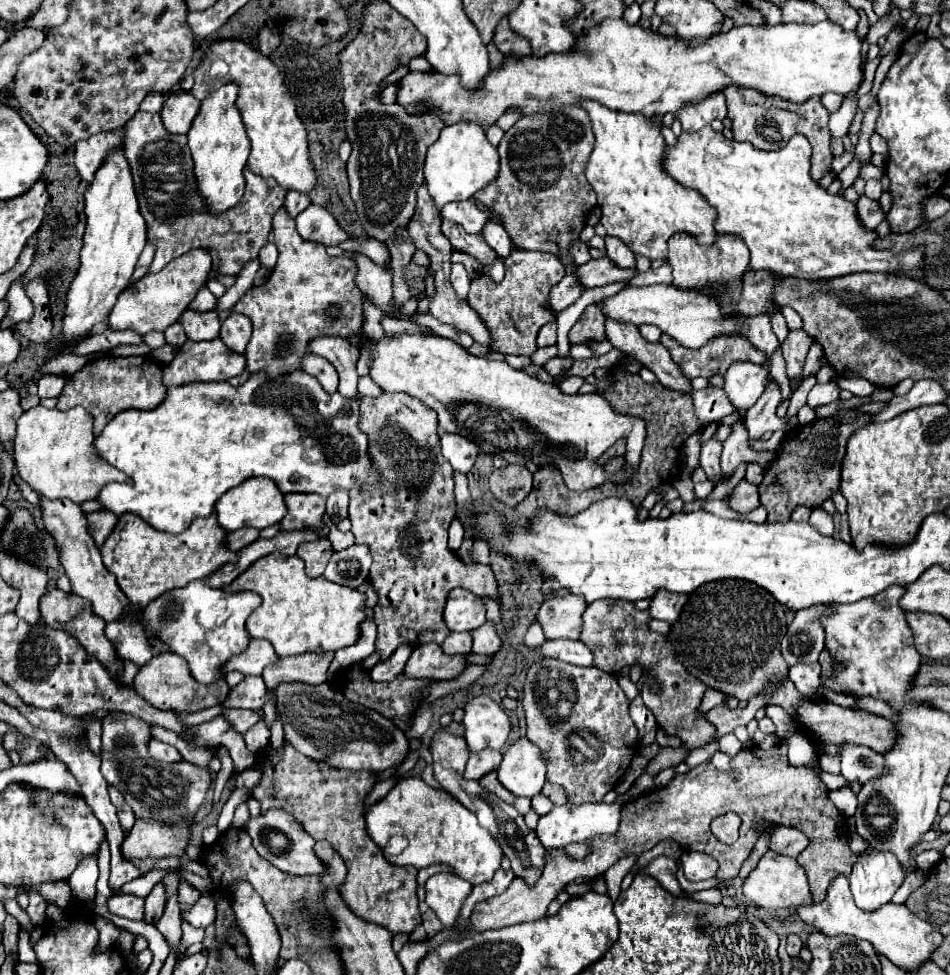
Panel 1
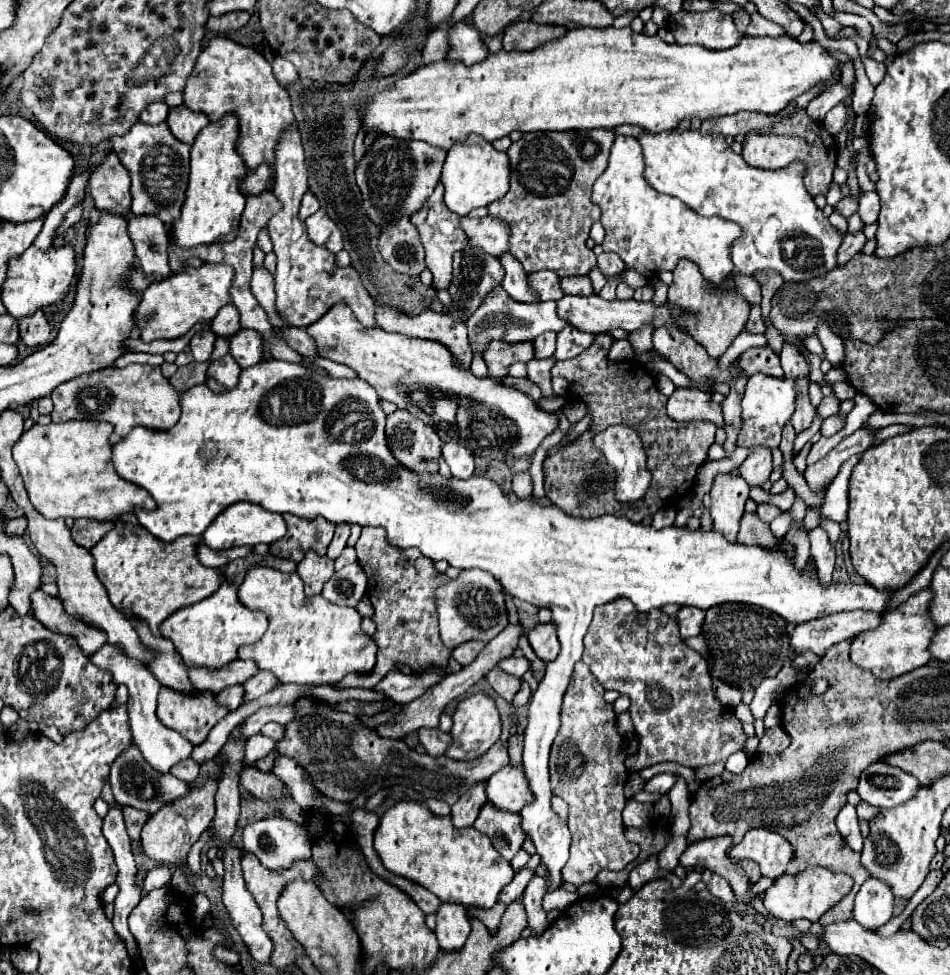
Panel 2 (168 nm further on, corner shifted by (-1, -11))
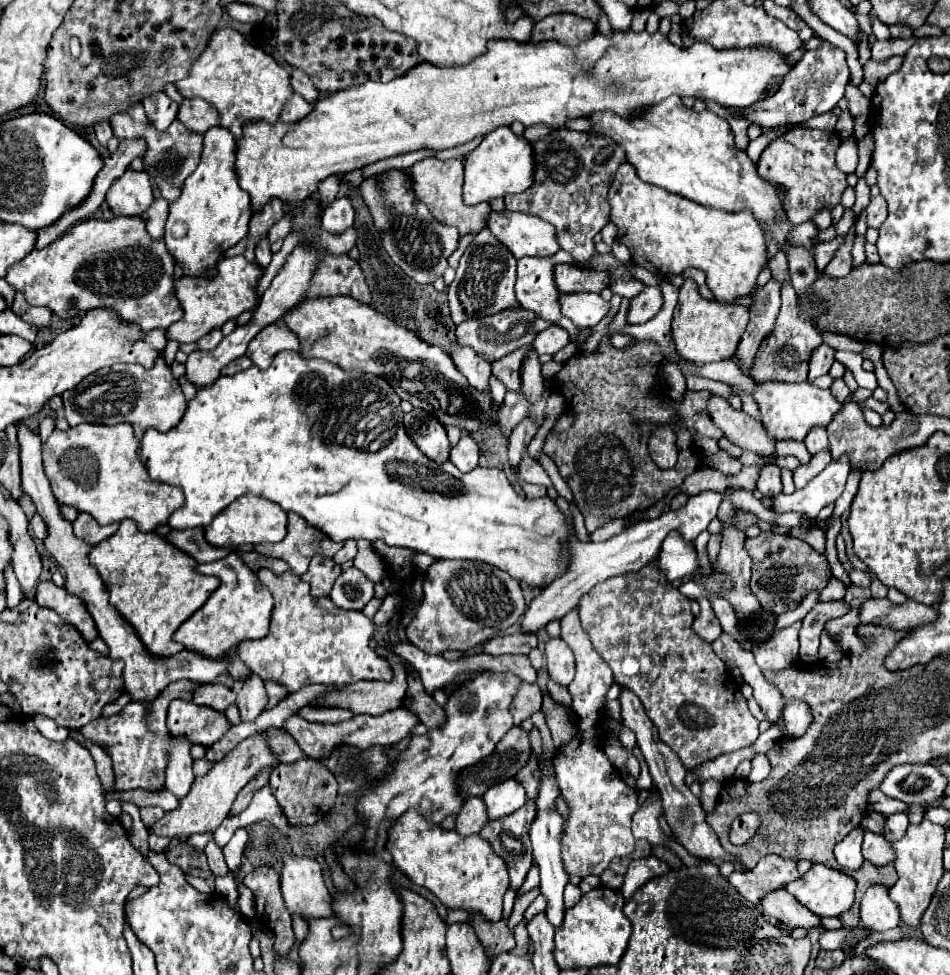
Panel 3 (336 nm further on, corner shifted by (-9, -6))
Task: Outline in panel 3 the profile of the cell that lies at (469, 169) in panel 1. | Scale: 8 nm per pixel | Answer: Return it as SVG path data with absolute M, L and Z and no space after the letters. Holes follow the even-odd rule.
M498 127L484 135L482 143L464 157L464 187L462 199L466 205L478 205L508 193L522 193L532 185L534 159L532 147L524 137L516 137L510 127Z

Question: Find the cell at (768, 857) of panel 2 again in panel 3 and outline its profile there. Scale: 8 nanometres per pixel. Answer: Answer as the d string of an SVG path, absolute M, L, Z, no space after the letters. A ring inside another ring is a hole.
M764 855L758 864L748 871L734 871L727 877L728 883L750 903L758 903L764 893L784 887L798 879L796 863L782 859L780 855Z

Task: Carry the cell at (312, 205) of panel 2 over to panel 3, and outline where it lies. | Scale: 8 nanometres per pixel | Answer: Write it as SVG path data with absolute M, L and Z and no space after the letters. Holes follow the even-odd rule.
M330 175L328 179L324 179L318 185L318 195L320 195L322 205L330 205L336 199L336 193L338 193L338 177L336 175Z

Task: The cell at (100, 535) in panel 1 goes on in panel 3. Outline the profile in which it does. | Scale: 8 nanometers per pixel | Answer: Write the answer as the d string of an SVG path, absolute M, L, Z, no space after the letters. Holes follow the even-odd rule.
M80 513L78 519L74 521L74 535L90 545L98 545L102 539L110 537L112 533L118 531L118 523L112 523L112 525L98 525L98 521L94 521L90 515L86 513Z

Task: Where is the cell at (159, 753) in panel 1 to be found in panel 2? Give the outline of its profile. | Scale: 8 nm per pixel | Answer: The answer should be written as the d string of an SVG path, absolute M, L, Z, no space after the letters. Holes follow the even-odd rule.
M186 758L182 762L178 762L174 768L172 768L172 776L180 778L180 780L186 780L188 784L192 784L200 774L200 764L194 762L192 758Z

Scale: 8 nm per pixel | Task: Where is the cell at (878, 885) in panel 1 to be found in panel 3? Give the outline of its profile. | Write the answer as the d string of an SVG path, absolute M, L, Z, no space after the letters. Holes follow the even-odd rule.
M874 885L870 891L866 891L860 903L860 921L872 931L886 931L898 925L898 905L894 905L886 887Z

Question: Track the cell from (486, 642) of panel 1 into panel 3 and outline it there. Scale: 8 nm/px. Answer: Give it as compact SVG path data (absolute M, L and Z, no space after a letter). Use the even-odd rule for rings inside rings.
M522 681L516 695L514 695L514 703L510 705L510 713L514 717L514 723L522 723L524 719L528 719L534 711L538 711L542 705L542 691L538 689L536 683L526 683Z

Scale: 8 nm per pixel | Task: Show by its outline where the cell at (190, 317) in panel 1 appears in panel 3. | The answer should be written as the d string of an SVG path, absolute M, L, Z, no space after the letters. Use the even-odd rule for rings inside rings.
M212 329L212 331L208 331L202 339L198 339L198 347L200 347L202 351L210 351L210 349L214 349L222 339L224 339L222 331L220 331L220 329Z

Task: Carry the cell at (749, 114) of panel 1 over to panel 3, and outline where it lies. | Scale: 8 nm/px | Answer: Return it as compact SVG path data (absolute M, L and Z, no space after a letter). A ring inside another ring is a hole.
M782 137L774 139L762 151L760 161L758 161L758 173L766 181L776 183L778 187L784 189L784 205L786 205L788 219L792 223L804 223L804 221L812 219L816 215L816 211L820 211L826 205L834 207L840 201L840 195L848 185L846 175L836 167L834 161L830 161L830 155L828 155L828 167L822 165L822 169L816 171L810 167L810 153L806 153L806 151L798 149L796 145L784 141Z

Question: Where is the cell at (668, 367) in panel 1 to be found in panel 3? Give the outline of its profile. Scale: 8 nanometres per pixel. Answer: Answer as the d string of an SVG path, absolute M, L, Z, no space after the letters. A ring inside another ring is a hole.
M710 393L710 403L706 405L710 411L710 419L714 425L724 431L724 435L738 447L774 457L774 439L770 439L760 421L744 413L742 409L734 409L720 395Z

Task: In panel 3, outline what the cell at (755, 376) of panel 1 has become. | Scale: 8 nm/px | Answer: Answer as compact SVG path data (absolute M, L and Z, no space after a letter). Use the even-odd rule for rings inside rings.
M756 383L752 397L758 403L762 425L772 439L804 441L806 433L812 427L826 427L832 417L842 409L842 405L832 397L830 389L818 389L810 383Z

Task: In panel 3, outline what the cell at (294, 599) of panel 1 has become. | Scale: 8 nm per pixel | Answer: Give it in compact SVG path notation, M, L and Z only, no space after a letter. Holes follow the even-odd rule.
M260 569L256 575L260 583L270 589L274 611L270 633L264 639L246 641L238 647L238 657L252 669L252 673L282 685L290 683L286 685L290 693L298 691L298 687L312 679L320 679L314 675L320 661L328 661L328 681L336 685L356 683L360 679L392 679L390 663L370 649L374 623L362 611L342 611L332 599L314 599L310 595L310 585L290 571L276 575L270 569Z

